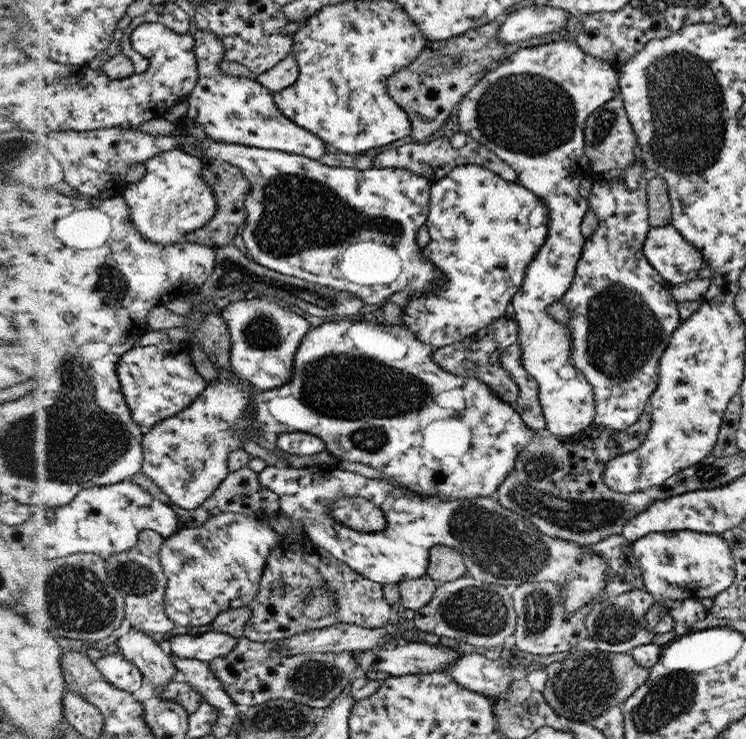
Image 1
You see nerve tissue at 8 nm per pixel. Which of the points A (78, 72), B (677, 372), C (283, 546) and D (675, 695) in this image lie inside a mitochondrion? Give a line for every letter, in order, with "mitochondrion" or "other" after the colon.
A: other
B: other
C: other
D: mitochondrion

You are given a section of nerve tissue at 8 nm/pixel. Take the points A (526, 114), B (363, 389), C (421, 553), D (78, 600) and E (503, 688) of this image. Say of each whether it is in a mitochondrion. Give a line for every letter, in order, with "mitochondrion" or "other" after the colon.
A: mitochondrion
B: mitochondrion
C: other
D: mitochondrion
E: other

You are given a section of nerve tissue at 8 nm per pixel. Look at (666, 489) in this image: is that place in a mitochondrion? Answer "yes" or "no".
no

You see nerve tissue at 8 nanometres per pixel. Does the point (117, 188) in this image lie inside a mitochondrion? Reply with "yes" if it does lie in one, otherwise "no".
no

